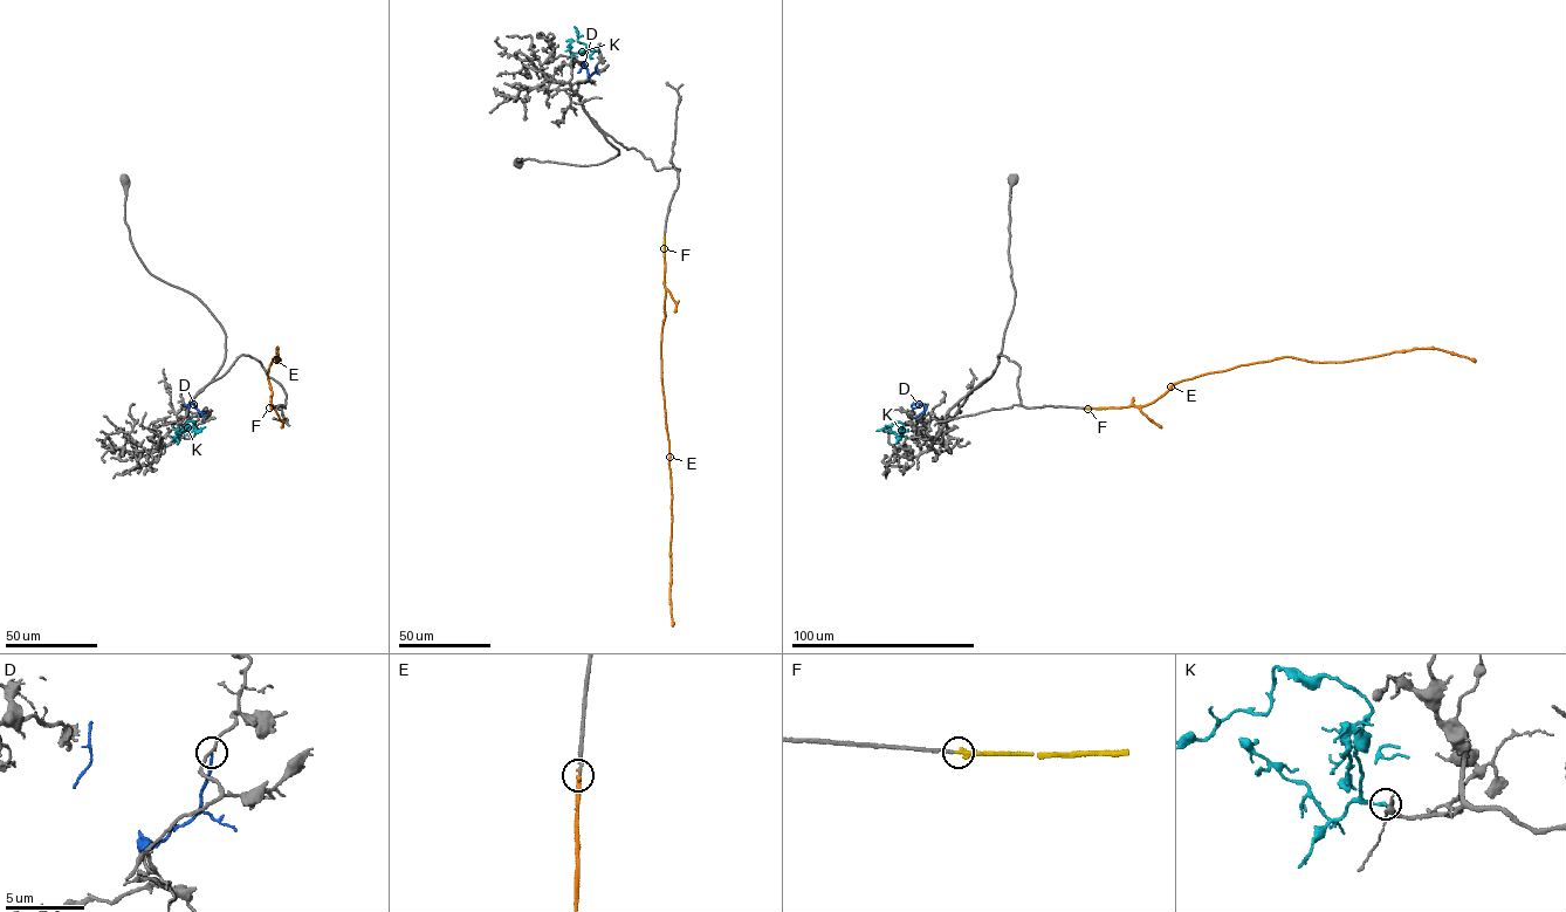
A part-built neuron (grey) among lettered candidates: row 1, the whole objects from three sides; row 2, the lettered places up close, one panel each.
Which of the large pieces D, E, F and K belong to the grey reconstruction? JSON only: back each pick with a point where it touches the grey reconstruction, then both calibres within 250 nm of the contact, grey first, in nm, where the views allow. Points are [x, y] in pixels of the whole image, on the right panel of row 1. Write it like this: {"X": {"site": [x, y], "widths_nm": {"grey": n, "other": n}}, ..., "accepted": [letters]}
{"F": {"site": [1086, 409], "widths_nm": {"grey": 180, "other": 320}}, "K": {"site": [905, 437], "widths_nm": {"grey": 280, "other": 220}}, "accepted": ["F", "K"]}

